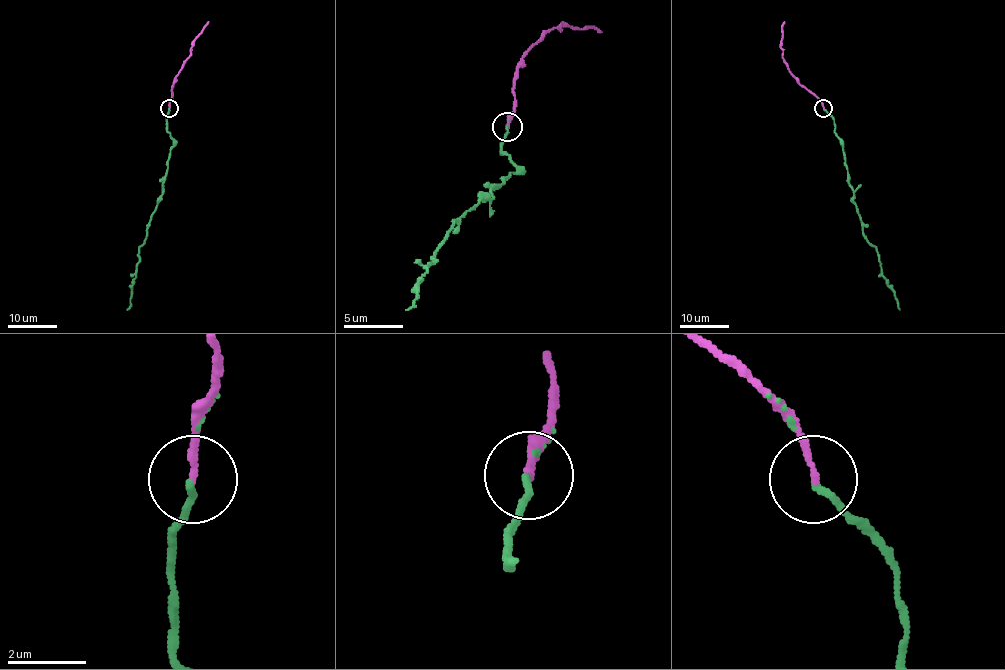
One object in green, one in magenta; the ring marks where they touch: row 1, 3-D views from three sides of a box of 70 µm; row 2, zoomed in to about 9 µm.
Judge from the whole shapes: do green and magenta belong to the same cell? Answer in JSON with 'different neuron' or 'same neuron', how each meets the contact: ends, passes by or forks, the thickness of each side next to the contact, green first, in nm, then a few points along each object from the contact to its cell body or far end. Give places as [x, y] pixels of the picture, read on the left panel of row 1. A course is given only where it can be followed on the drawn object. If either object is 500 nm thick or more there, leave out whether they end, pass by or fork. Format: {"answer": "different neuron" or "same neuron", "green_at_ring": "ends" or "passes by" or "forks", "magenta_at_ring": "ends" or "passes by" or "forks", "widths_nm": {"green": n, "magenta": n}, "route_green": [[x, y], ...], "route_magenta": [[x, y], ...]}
{"answer": "same neuron", "green_at_ring": "passes by", "magenta_at_ring": "ends", "widths_nm": {"green": 110, "magenta": 170}, "route_green": [[169, 108], [167, 131], [173, 145], [161, 200], [139, 249], [136, 276], [126, 309]], "route_magenta": [[169, 108], [172, 84], [190, 54], [193, 40], [209, 22]]}

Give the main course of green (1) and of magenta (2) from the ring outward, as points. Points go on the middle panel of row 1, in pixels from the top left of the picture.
1: (508, 127), (502, 154), (517, 168), (490, 189), (493, 195), (455, 222), (428, 266), (413, 304), (405, 310)
2: (508, 127), (514, 71), (549, 30), (564, 24), (582, 30), (597, 27), (602, 33)

